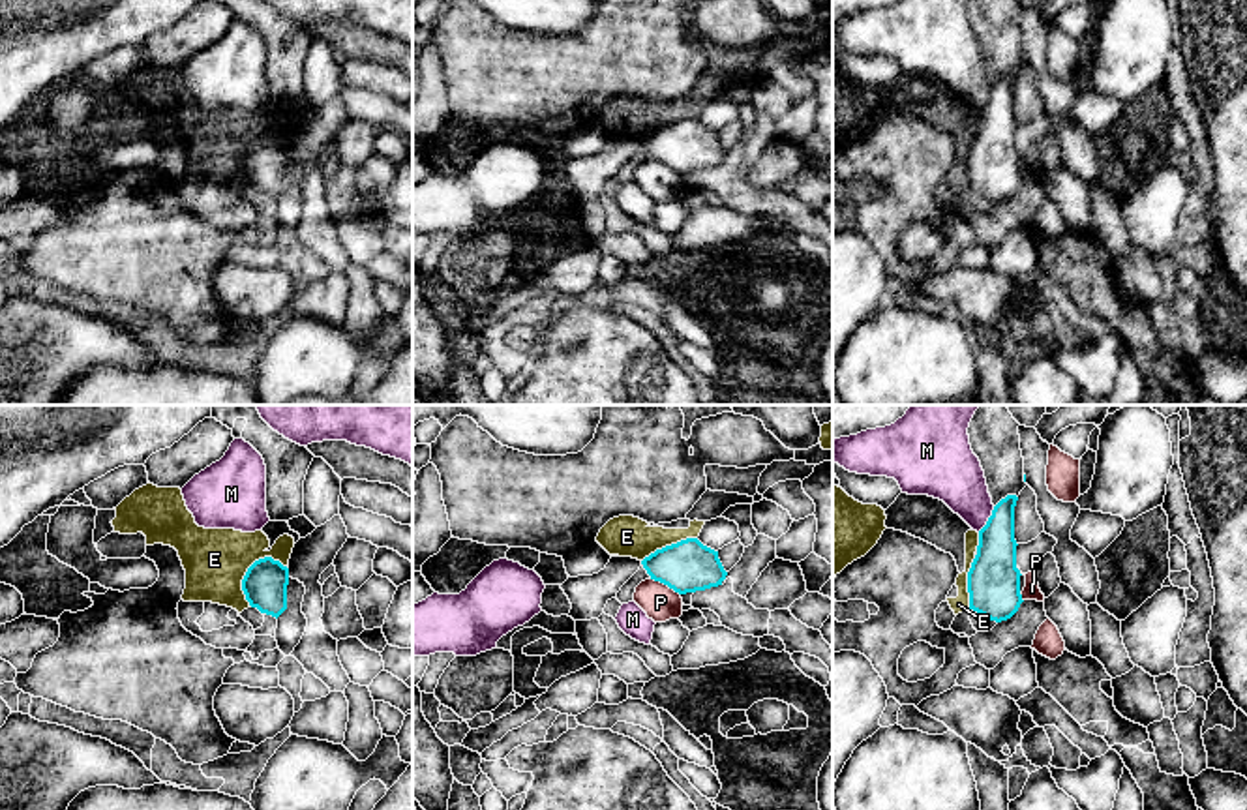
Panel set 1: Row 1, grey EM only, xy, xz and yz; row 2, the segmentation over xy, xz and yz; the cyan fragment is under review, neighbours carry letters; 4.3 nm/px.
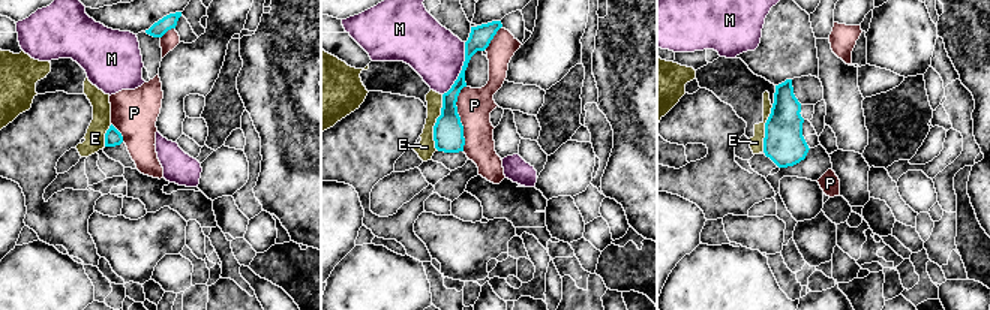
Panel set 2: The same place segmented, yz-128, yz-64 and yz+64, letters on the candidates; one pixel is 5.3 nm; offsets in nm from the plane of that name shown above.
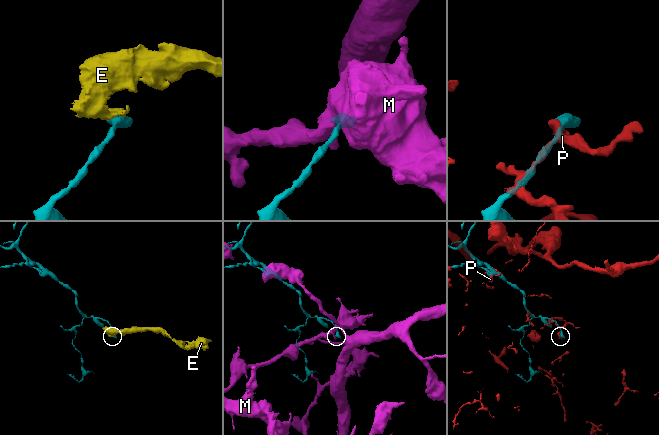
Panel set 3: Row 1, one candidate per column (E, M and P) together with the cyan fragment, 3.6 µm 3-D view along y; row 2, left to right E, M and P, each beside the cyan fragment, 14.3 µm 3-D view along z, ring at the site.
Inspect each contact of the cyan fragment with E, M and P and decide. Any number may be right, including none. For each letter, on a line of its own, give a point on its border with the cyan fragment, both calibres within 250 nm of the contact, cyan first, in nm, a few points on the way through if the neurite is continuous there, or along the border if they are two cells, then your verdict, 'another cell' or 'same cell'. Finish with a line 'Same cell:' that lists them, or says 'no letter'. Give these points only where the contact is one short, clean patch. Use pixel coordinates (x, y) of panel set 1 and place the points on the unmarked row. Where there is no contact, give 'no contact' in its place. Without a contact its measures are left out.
E: contact xy (244, 156); calibres 190 and 280 nm; border xy (270, 135), (259, 137), (242, 160), (242, 173), (250, 186); another cell
M: contact yz (989, 100); calibres 220 and 240 nm; border yz (994, 87), (989, 100), (977, 111); another cell
P: contact xz (666, 164); calibres 220 and 150 nm; another cell
Same cell: no letter

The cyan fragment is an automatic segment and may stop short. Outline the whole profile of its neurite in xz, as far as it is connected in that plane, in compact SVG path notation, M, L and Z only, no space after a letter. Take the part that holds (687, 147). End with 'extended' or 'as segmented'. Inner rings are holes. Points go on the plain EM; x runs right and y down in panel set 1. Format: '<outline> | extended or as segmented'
M698 118L656 129L641 144L651 159L668 165L679 174L718 167L728 156L718 131L703 126Z | as segmented

